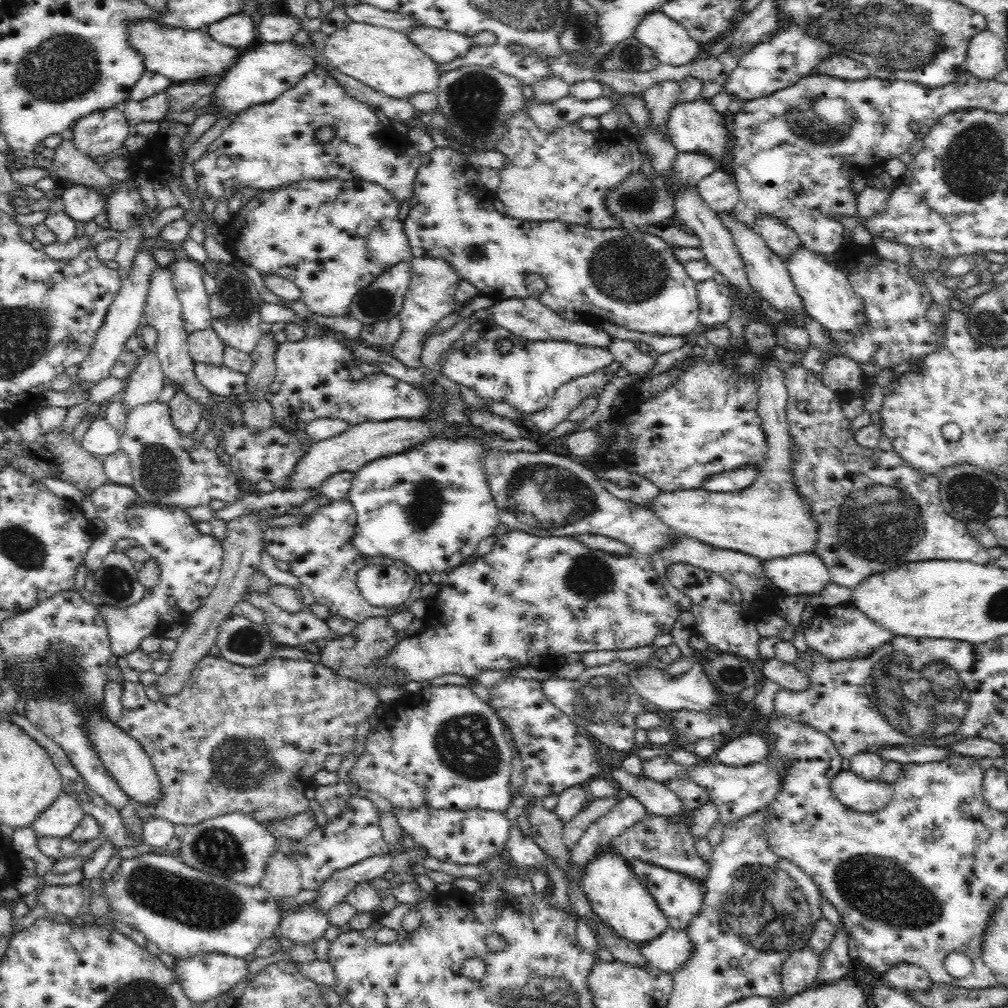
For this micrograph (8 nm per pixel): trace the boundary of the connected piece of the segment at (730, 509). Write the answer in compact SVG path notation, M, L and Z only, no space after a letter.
M769 353L764 356L764 366L762 366L762 372L758 374L756 414L759 416L760 428L765 436L766 458L752 484L739 491L723 493L706 492L701 488L672 491L670 493L660 492L653 502L652 508L650 508L674 533L696 537L696 539L713 547L743 552L745 555L753 556L761 561L788 558L788 556L798 554L816 554L815 546L818 542L818 521L812 515L812 507L808 505L808 499L802 496L802 493L798 491L798 486L794 483L793 440L789 435L785 409L787 403L785 372L776 368L775 361L771 356Z

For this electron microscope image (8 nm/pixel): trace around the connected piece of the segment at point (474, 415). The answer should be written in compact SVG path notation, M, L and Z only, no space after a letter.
M466 406L466 413L470 417L472 423L482 427L484 432L487 434L492 434L493 436L499 436L500 438L516 442L516 440L523 440L522 435L520 435L520 428L517 425L517 422L510 420L500 415L496 415L491 411L474 411L471 408Z

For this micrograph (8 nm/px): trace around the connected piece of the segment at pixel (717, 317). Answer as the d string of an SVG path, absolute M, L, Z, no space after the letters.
M714 279L697 283L696 288L701 329L724 326L732 314L731 289Z

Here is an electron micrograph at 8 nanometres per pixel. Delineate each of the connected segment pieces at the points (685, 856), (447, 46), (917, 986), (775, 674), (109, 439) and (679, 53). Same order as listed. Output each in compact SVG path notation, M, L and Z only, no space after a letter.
M646 815L632 828L627 828L622 834L612 840L612 849L629 863L634 858L640 858L657 867L662 867L682 876L693 878L697 882L705 882L709 875L709 864L699 858L694 847L695 841L689 835L686 823L668 823L665 817Z
M426 26L410 30L406 35L437 64L450 64L456 58L464 58L474 46L491 45L495 41L490 32L468 38L459 32Z
M898 963L891 966L884 977L892 989L898 991L926 990L931 984L928 973L919 966L908 963Z
M764 659L761 672L766 680L793 691L805 689L808 684L803 672L795 668L792 663L786 663L780 659Z
M97 415L83 435L81 445L94 456L108 456L119 449L119 434L116 434L105 418Z
M661 8L647 12L638 21L633 37L651 48L664 64L678 66L698 58L698 43L691 38L686 28L662 12Z

